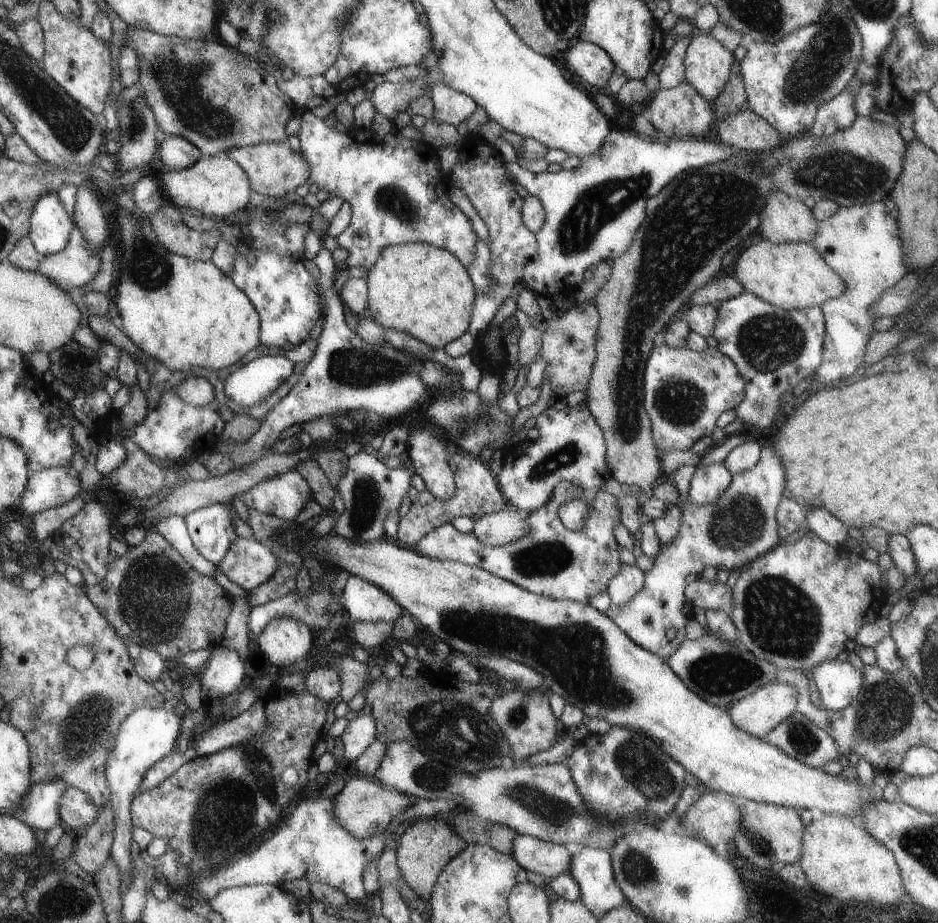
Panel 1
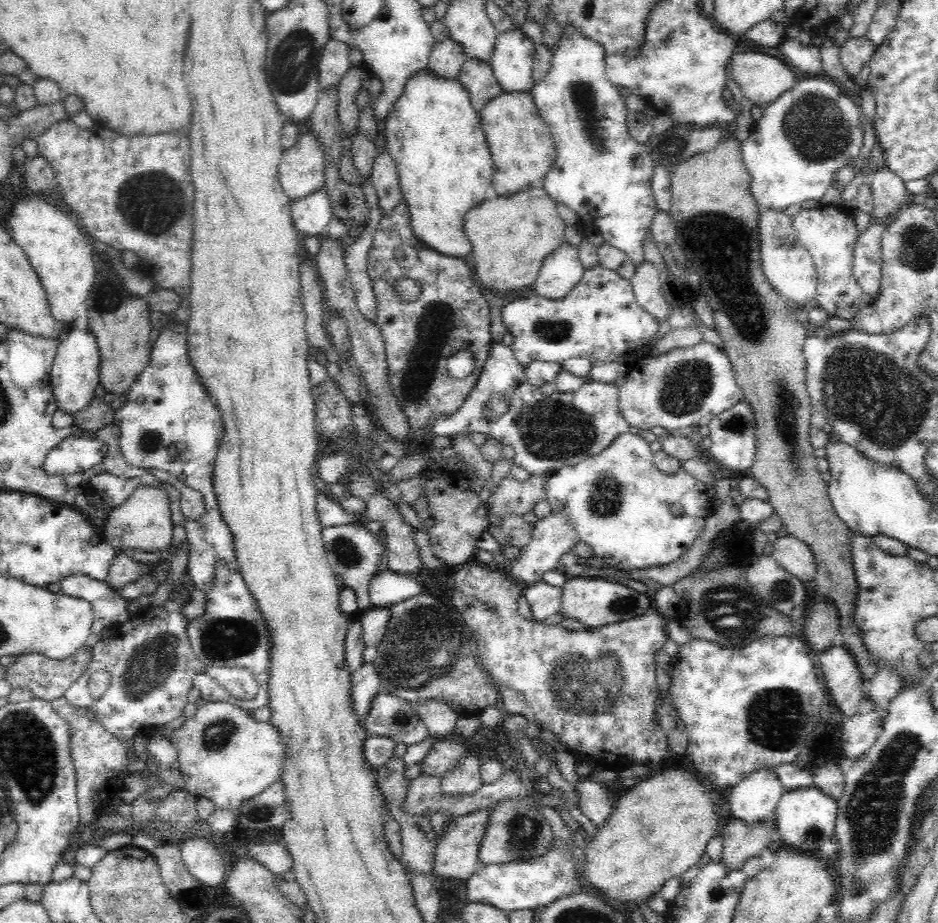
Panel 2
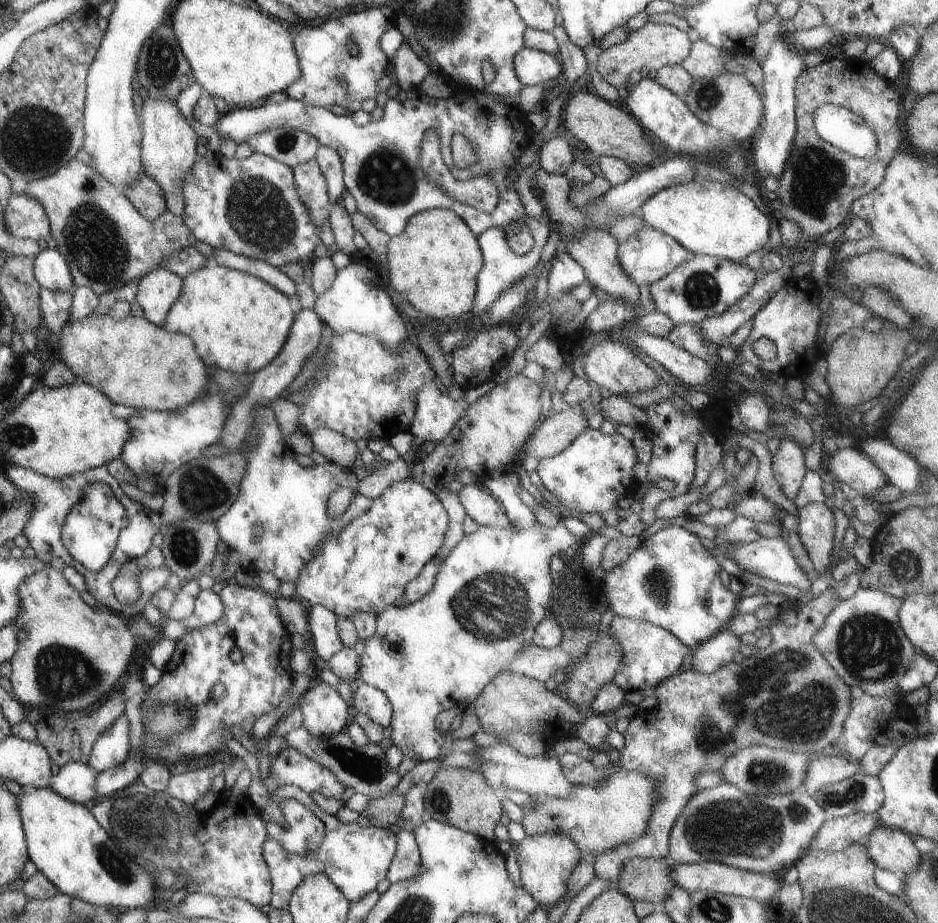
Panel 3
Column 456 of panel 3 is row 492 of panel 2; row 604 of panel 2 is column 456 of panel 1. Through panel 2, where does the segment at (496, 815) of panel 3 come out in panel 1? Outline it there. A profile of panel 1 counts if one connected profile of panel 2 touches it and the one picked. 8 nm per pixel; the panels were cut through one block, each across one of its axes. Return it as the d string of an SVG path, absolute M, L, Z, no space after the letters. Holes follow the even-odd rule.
M445 816L429 818L429 820L413 820L411 826L407 826L407 830L401 834L399 844L395 846L395 862L401 878L405 880L405 886L409 886L417 898L429 904L431 892L435 888L441 870L467 846L469 844L453 832Z

